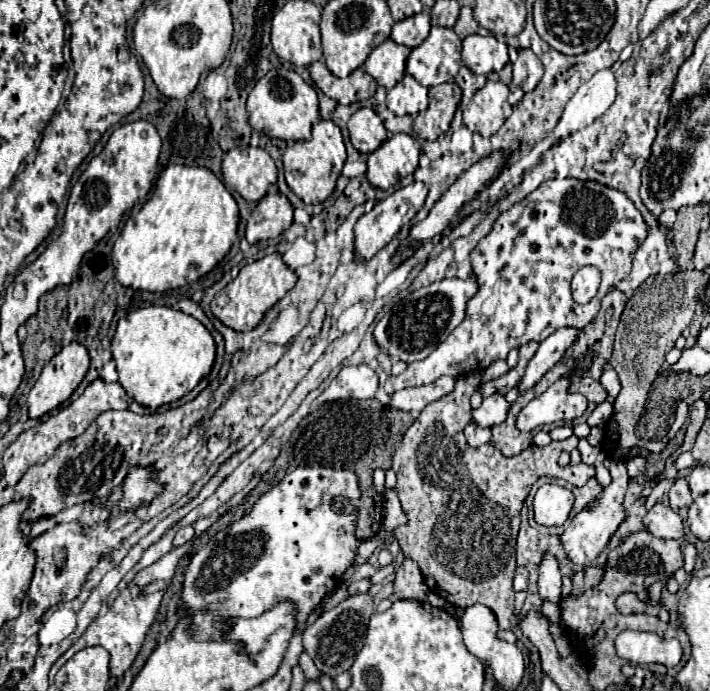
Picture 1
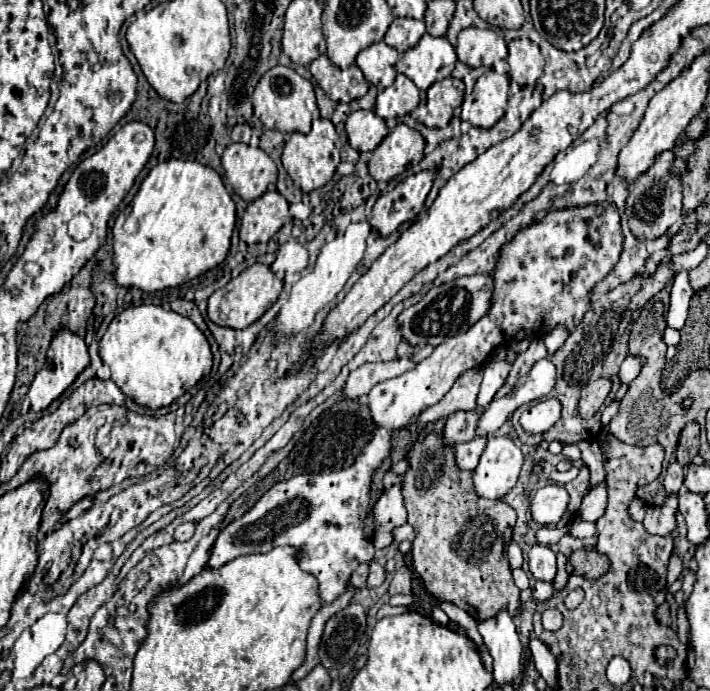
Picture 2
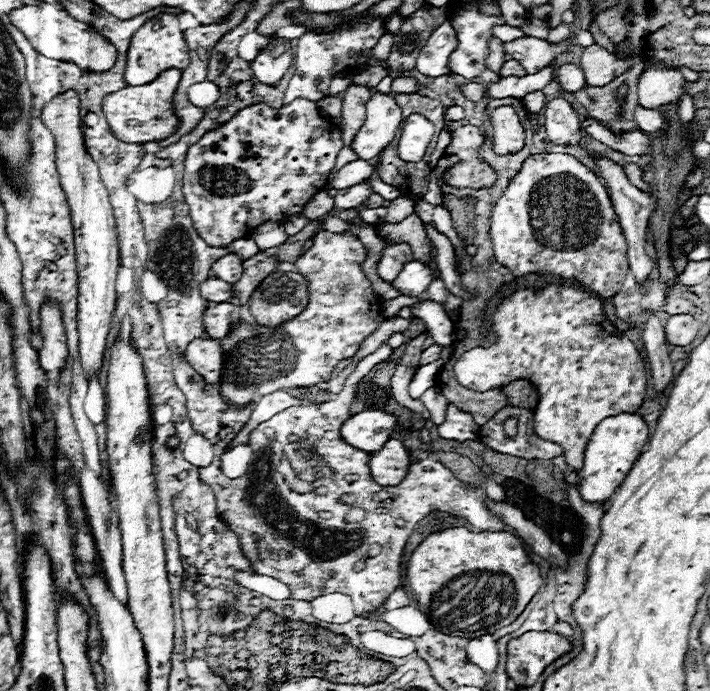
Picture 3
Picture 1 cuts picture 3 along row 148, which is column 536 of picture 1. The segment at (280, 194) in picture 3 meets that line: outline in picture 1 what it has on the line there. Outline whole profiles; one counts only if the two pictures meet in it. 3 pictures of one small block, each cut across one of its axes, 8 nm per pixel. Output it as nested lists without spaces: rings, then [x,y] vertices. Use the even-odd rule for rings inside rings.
[[[576,178],[548,180],[540,184],[524,200],[514,204],[510,210],[502,212],[494,222],[492,230],[470,252],[470,262],[478,282],[478,292],[466,304],[466,318],[448,334],[448,338],[428,358],[408,364],[408,368],[400,376],[390,376],[386,380],[384,390],[392,394],[394,390],[400,388],[434,382],[444,374],[456,378],[462,372],[474,372],[490,366],[496,360],[506,360],[512,348],[520,348],[530,340],[542,342],[544,338],[554,334],[560,326],[584,328],[598,314],[600,300],[604,298],[604,294],[630,274],[632,256],[638,250],[638,246],[646,240],[646,234],[648,234],[648,226],[640,210],[620,190],[614,190],[596,180],[576,180]],[[588,264],[600,270],[602,282],[598,294],[586,306],[582,306],[572,300],[570,282],[572,276],[582,266]]]

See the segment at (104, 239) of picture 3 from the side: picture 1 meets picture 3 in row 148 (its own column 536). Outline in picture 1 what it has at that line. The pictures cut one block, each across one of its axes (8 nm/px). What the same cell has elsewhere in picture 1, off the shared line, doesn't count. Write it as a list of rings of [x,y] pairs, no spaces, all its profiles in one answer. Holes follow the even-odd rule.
[[[520,50],[514,62],[514,84],[524,92],[532,92],[544,74],[544,64],[532,50]]]

